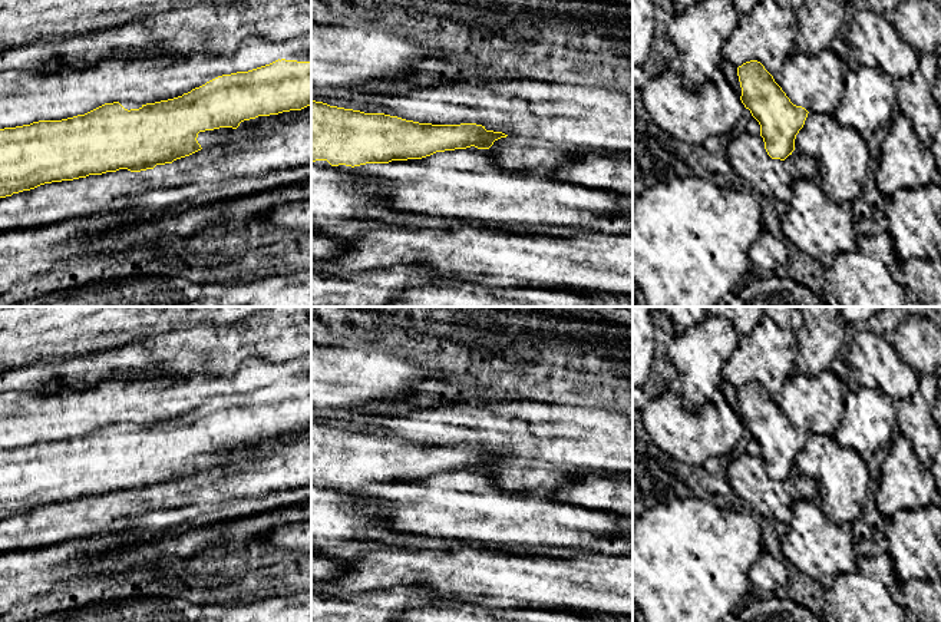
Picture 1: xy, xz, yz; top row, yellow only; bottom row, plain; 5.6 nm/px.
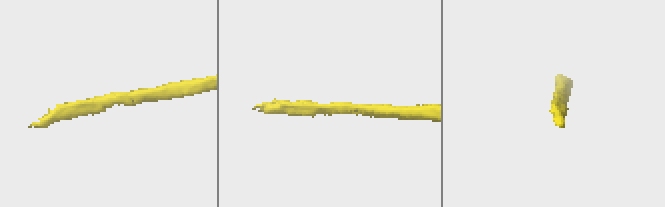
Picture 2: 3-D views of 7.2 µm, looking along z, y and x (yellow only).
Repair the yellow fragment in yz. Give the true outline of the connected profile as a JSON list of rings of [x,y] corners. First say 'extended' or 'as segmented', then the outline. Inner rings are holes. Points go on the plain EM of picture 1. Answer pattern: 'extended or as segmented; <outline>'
as segmented; [[[757,381],[737,388],[740,421],[760,446],[765,470],[772,480],[785,482],[795,472],[808,431],[790,423],[773,397]]]

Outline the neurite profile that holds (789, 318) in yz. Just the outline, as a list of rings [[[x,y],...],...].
[[[762,307],[780,328],[796,332],[802,325],[802,317],[796,307]]]

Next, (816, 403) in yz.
[[[831,370],[816,377],[798,373],[786,380],[773,400],[793,426],[832,436],[842,418],[848,391],[845,381]]]

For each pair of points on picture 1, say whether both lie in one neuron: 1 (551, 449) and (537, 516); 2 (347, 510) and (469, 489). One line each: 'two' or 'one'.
1: two
2: two

